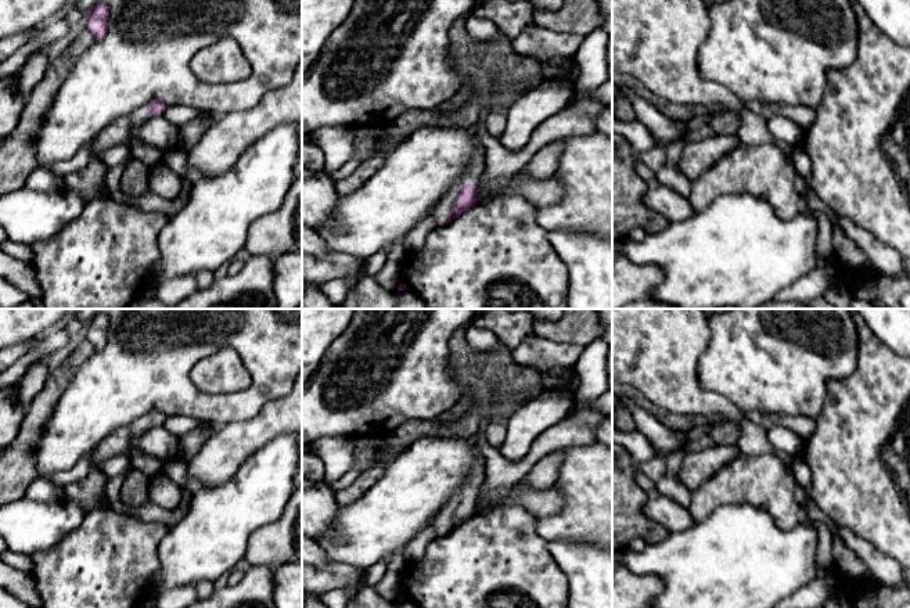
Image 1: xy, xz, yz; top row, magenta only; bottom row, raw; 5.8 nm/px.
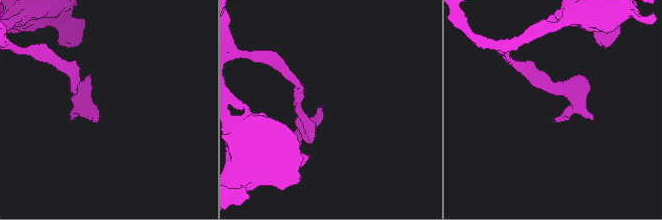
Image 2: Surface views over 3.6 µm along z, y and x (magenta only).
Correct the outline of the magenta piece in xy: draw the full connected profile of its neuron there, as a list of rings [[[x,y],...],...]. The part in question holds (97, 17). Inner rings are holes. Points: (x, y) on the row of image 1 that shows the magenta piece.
[[[105,3],[96,4],[87,11],[87,29],[96,40],[105,37],[108,17],[109,7]]]

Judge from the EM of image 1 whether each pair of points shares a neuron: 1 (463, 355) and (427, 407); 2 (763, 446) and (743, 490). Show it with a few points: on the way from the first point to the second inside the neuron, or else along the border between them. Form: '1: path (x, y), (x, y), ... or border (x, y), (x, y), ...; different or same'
1: border (448, 342), (448, 370), (456, 377); different
2: border (740, 452), (747, 454), (776, 454), (788, 470); different

